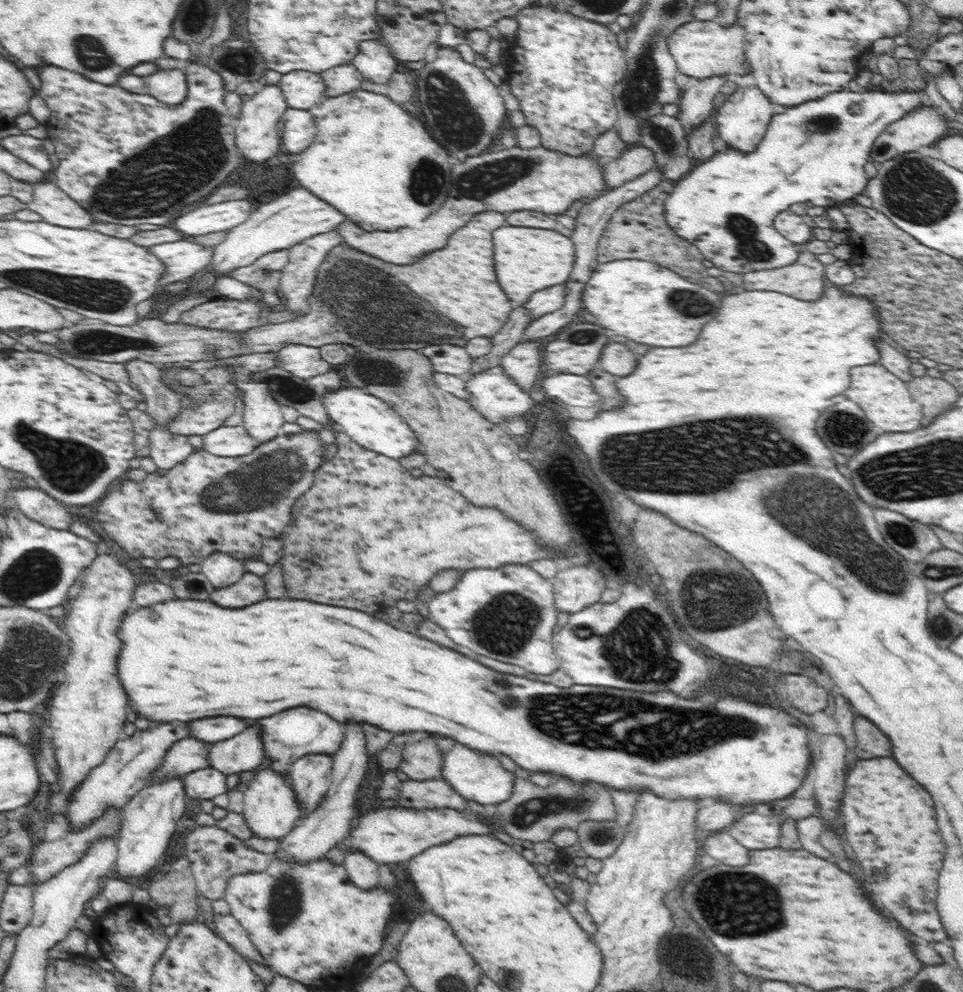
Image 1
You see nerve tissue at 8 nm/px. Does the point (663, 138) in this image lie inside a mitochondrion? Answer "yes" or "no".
yes

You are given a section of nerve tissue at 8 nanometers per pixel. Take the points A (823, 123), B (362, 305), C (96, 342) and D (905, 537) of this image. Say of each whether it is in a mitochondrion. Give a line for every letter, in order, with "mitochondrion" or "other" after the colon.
A: mitochondrion
B: mitochondrion
C: mitochondrion
D: mitochondrion

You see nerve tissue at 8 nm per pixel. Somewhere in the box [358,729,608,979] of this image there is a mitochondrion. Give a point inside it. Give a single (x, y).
(528, 812)

